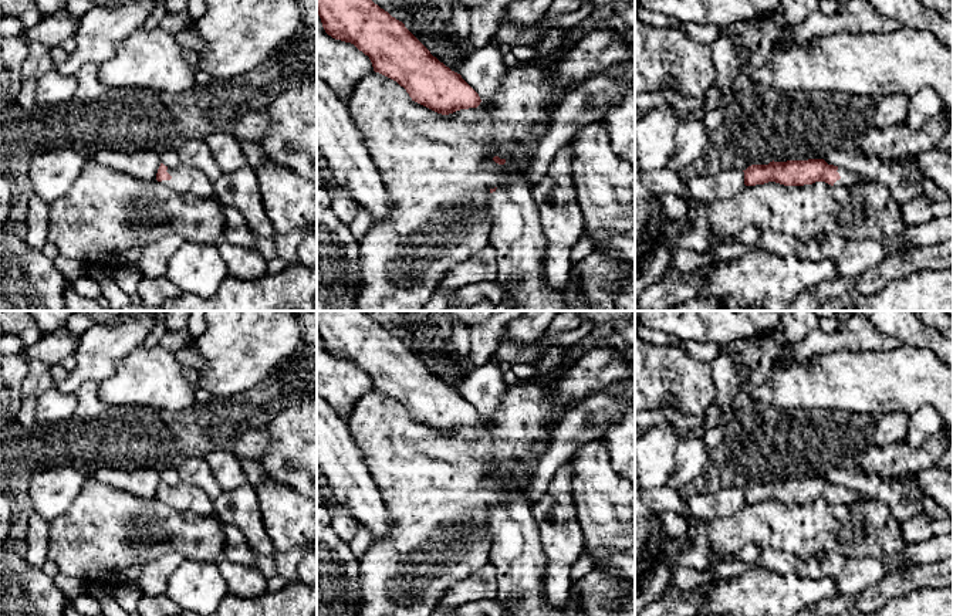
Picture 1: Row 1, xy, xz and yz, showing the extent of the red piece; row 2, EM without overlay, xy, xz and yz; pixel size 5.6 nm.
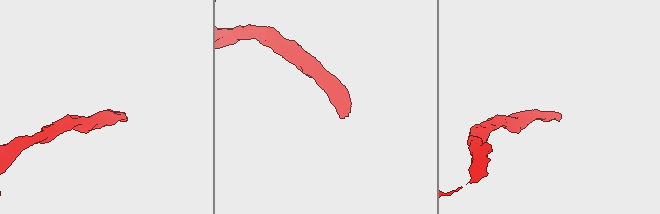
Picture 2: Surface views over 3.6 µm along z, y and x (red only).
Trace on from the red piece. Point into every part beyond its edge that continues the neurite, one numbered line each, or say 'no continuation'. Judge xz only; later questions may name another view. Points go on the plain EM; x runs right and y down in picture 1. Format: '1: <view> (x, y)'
1: xz (516, 551)

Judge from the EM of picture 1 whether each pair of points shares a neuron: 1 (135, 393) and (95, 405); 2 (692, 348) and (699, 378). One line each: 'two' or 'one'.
1: two
2: two

